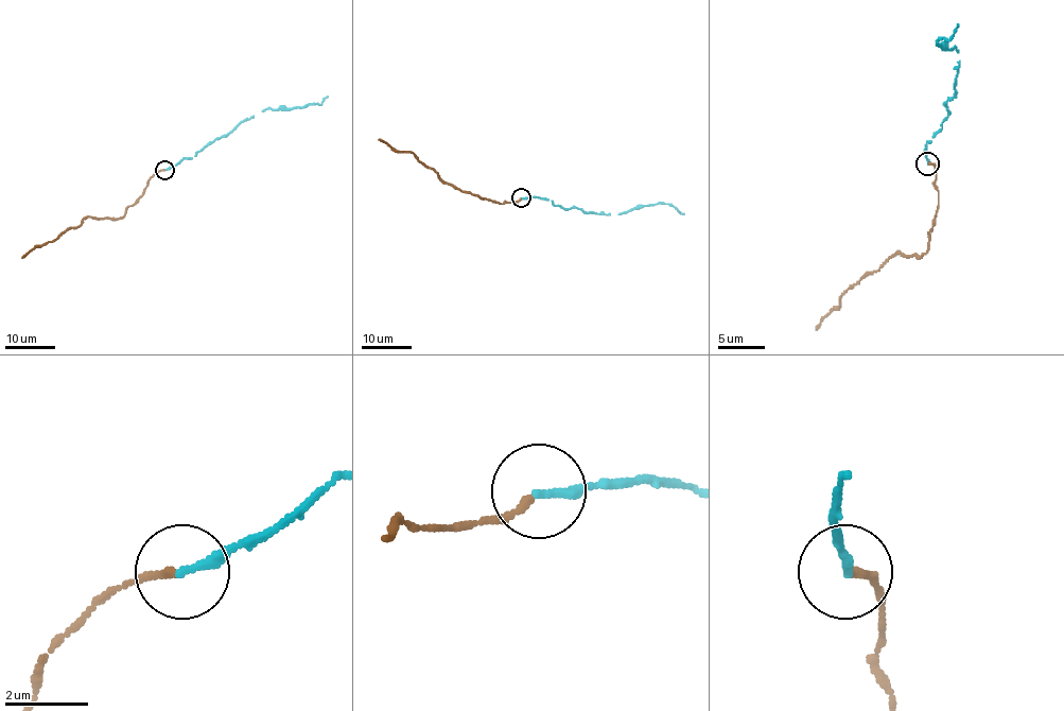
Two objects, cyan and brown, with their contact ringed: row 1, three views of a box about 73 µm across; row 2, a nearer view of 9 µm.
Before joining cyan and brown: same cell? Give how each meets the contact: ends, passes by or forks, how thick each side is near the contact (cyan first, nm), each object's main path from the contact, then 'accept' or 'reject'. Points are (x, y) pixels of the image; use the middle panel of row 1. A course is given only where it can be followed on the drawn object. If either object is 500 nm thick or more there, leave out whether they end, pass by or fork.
cyan ends; brown ends; calibres 240 and 180 nm; course cyan (522, 197), (545, 197), (564, 209), (577, 208), (587, 212), (610, 215), (663, 203), (683, 213); course brown (521, 198), (501, 204), (460, 191), (424, 167), (412, 153), (394, 151), (379, 139); accept

